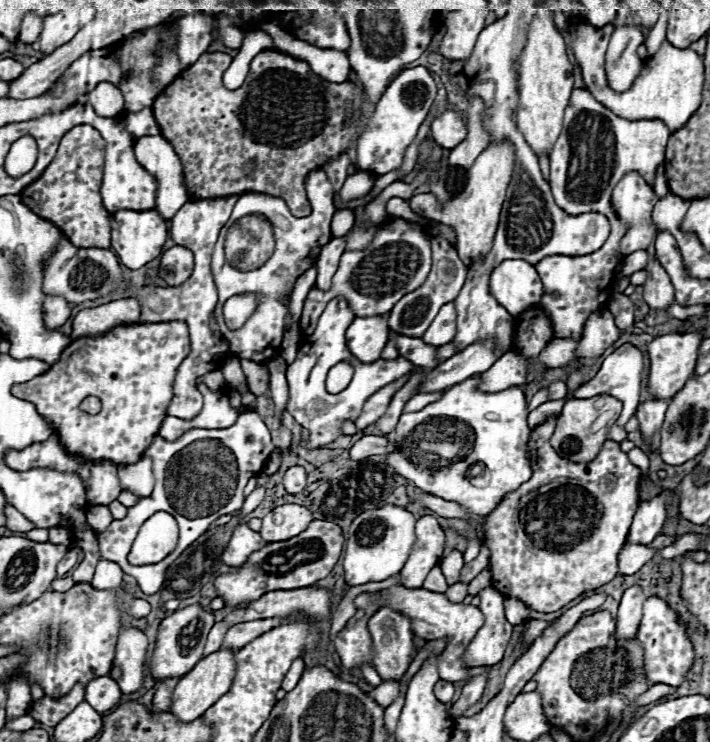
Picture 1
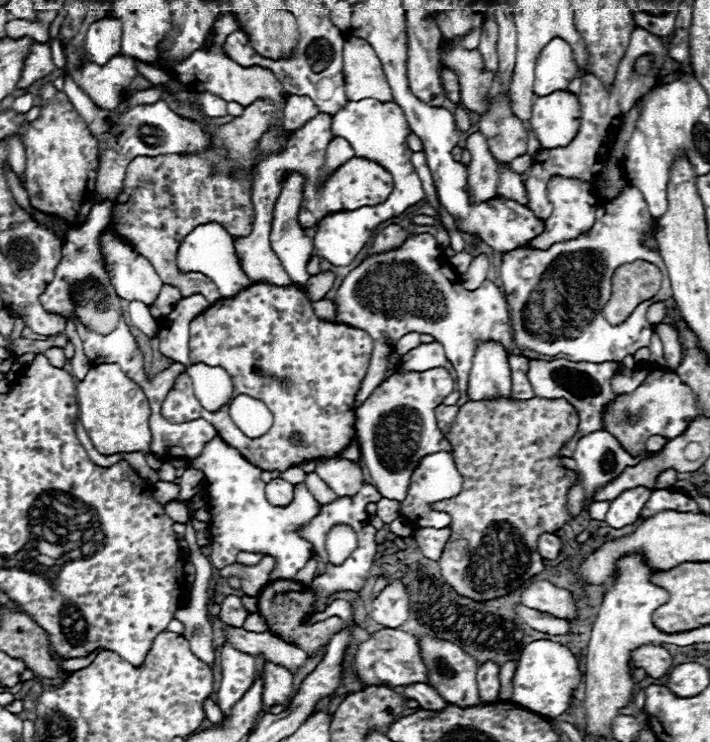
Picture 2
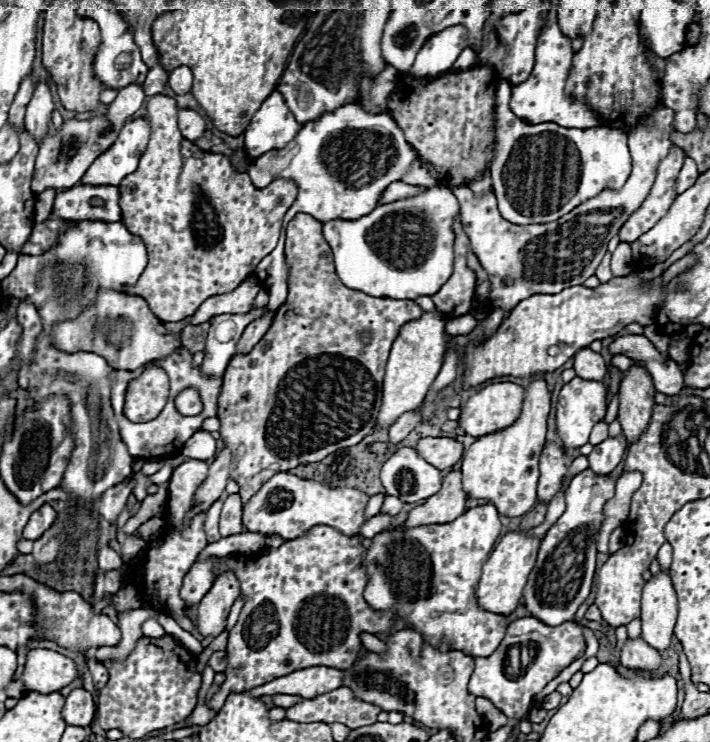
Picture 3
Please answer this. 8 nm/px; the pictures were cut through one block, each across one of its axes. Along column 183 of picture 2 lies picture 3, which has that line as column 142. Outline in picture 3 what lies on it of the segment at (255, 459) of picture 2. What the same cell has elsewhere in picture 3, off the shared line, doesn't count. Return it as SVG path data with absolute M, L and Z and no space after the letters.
M150 366L140 378L130 382L124 402L124 414L130 422L154 420L168 400L168 376L162 368Z

